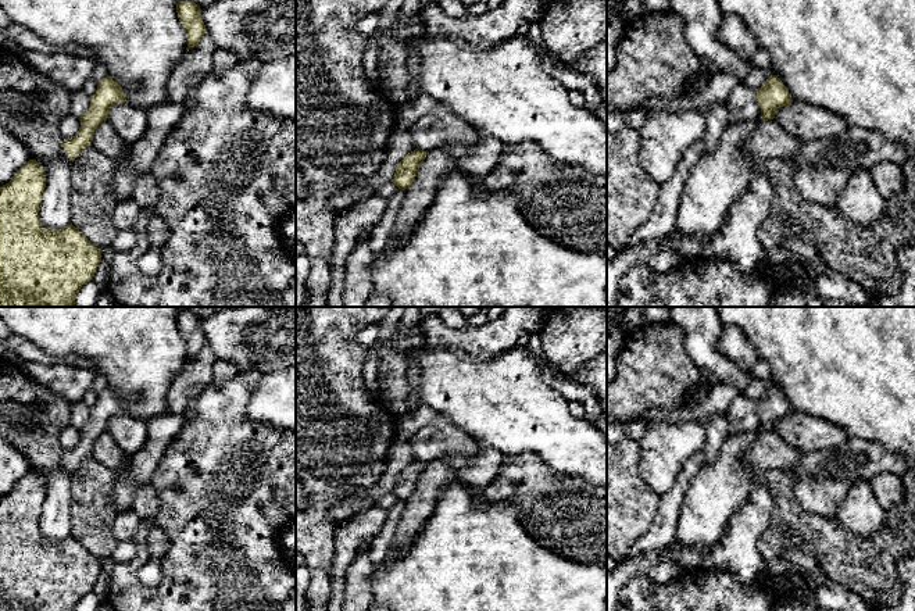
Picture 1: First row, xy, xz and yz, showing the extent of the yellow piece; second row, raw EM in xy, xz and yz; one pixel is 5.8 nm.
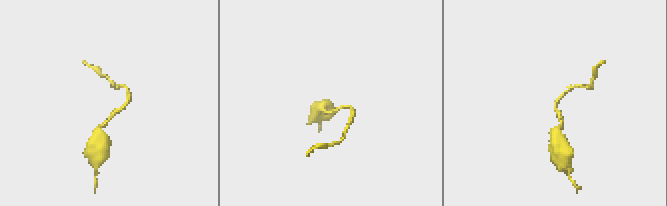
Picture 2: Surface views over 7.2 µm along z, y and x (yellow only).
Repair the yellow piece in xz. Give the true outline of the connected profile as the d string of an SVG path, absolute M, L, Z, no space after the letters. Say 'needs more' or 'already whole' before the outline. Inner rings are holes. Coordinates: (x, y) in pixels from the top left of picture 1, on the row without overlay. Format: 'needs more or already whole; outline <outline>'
already whole; outline M415 460L414 462L411 462L410 465L407 465L398 475L396 479L396 483L393 486L393 494L398 499L398 500L408 500L415 487L417 487L417 482L419 479L419 476L423 474L423 471L426 469L428 464Z

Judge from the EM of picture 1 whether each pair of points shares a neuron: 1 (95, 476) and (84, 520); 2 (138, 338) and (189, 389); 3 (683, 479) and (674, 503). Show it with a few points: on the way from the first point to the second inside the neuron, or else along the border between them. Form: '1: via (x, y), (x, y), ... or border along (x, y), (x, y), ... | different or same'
1: via (92, 488), (92, 508) | same
2: border along (188, 364), (175, 378), (167, 395), (165, 407) | different
3: via (681, 485), (674, 497) | same

